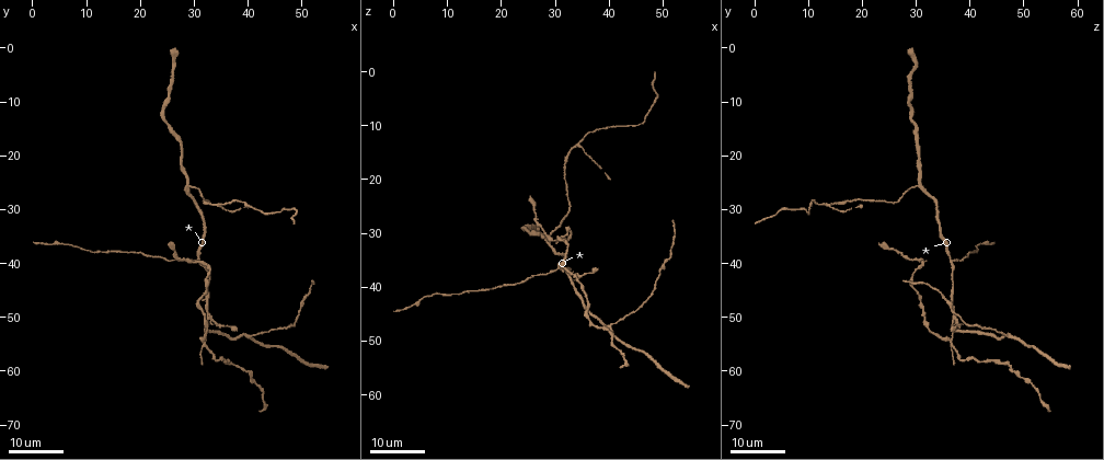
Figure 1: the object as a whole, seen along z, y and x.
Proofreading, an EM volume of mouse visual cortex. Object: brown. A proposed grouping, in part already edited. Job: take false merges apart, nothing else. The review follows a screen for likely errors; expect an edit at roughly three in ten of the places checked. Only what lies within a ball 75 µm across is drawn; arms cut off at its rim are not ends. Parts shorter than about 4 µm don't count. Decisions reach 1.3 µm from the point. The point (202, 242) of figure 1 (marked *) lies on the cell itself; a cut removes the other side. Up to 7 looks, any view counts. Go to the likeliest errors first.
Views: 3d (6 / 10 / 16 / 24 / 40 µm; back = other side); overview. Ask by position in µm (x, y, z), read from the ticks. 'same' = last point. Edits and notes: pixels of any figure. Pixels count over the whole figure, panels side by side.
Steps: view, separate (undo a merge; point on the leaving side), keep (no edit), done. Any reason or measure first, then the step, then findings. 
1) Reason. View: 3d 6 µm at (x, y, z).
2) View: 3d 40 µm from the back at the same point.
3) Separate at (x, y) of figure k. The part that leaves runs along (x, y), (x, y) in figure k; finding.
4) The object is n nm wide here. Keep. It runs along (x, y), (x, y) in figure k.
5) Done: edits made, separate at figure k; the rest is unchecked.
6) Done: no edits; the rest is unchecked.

Four arms meet. View: 3d 16 µm at (32.0, 54.5, 37.0).

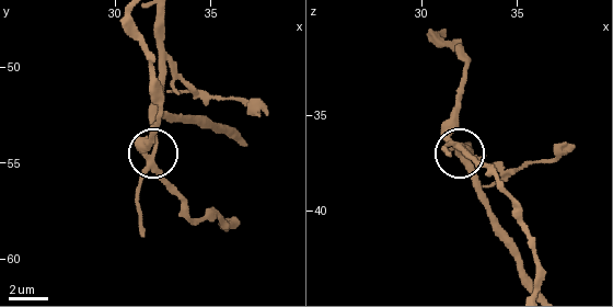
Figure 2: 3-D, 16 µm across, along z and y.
View: 3d 6 µm at (31.8, 54.9, 36.6).

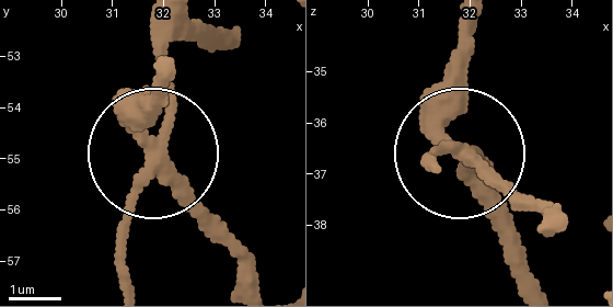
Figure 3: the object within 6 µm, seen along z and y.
The object is 270 nm wide here. Separate at (134, 91) of figure 3. The part that leaves runs along (463, 154), (450, 127), (463, 22) in figure 3; a second cell is stuck on.

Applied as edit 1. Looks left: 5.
Redraw. View: overview.

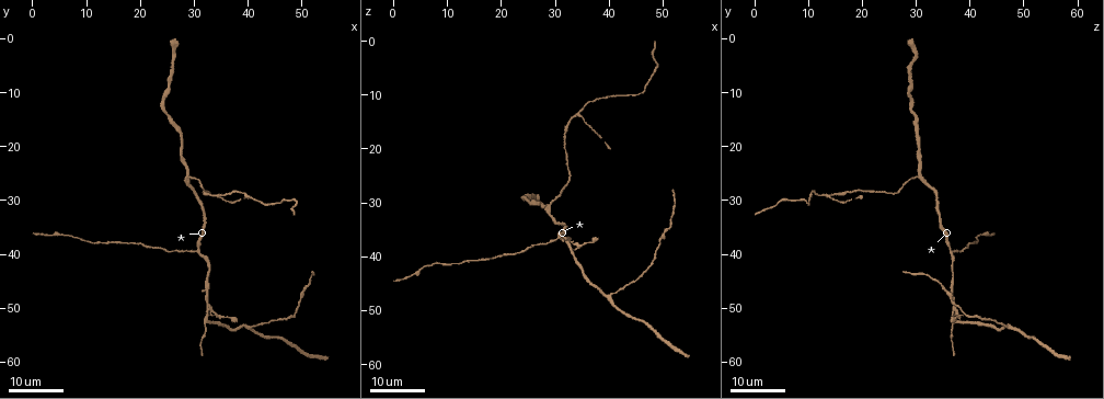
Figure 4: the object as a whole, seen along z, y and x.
Three-way junction. View: 3d 16 µm at (30.5, 39.5, 36.5).

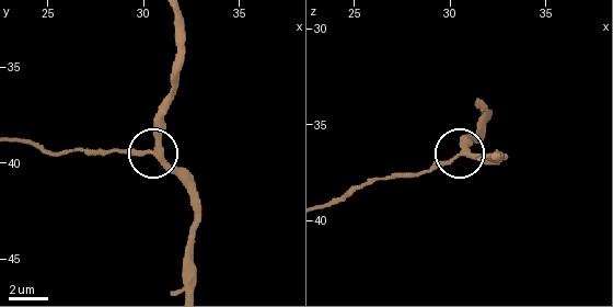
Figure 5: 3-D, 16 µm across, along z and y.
Zoom in. View: 3d 10 µm at (30.8, 39.7, 36.4).

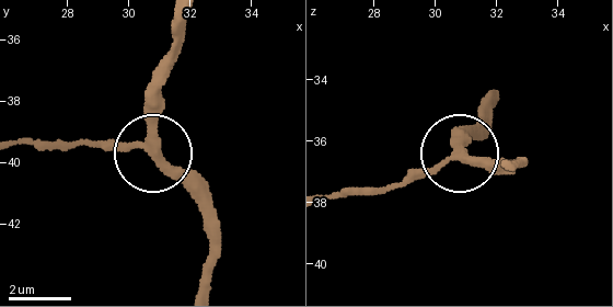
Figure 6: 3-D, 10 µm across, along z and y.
Keep. It runs along (170, 45), (151, 150), (62, 145) in figure 6; all the same cell.

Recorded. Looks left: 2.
View: 3d 16 µm at (34.5, 29.5, 13.5).

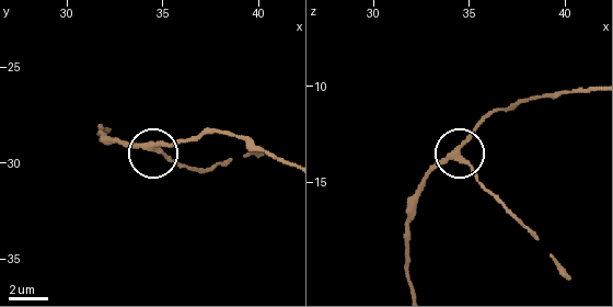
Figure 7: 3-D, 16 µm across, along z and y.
View: 3d 10 µm at (34.3, 29.2, 13.5).

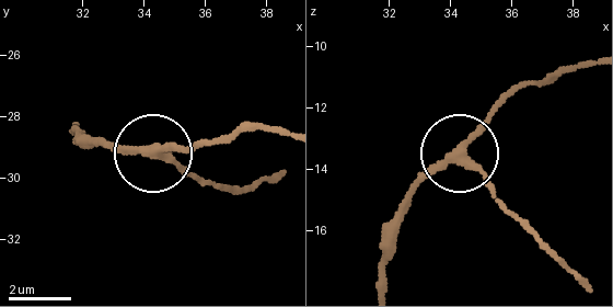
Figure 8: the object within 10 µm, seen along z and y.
3 arms meet here. Keep. It runs along (385, 288), (397, 211), (455, 158), (523, 224) in figure 8; one cell here.

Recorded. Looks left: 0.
Done: edits made, separate at figure 3; the rest is unchecked.

